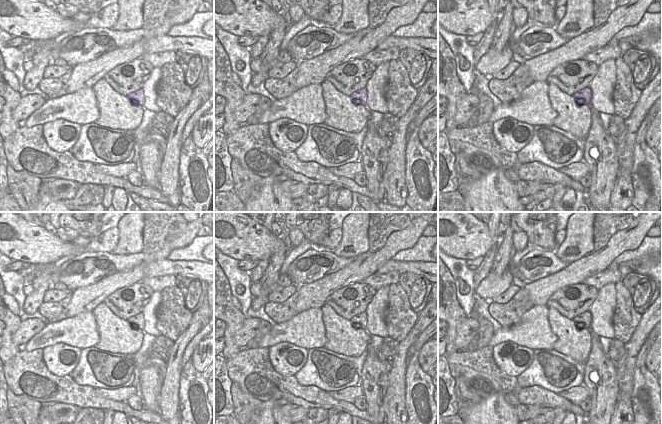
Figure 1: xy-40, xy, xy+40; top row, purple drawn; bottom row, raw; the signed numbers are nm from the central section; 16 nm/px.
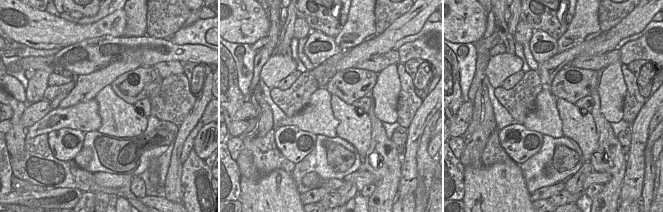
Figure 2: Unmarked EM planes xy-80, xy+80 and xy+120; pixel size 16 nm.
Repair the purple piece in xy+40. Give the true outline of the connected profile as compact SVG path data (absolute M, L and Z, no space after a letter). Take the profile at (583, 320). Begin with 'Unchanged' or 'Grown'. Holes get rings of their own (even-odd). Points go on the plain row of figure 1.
Unchanged. M586 311L577 315L572 319L579 327L583 327L590 330L591 327L591 313Z

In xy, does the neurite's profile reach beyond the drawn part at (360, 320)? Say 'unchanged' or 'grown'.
unchanged

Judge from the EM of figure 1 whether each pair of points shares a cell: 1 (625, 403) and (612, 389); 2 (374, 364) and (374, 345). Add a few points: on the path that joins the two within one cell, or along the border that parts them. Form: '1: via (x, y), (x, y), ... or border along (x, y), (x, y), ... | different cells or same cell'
1: border along (619, 389), (612, 413) | different cells
2: border along (366, 354), (374, 354), (377, 357) | different cells

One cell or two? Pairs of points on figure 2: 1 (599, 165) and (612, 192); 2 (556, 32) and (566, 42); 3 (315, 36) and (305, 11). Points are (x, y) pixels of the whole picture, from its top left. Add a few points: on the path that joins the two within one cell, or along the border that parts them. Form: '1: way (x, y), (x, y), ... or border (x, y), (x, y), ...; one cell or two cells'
1: way (607, 166), (614, 173), (614, 184); one cell
2: border (568, 24), (567, 30), (557, 41); two cells
3: border (314, 30), (321, 31), (334, 38); two cells

